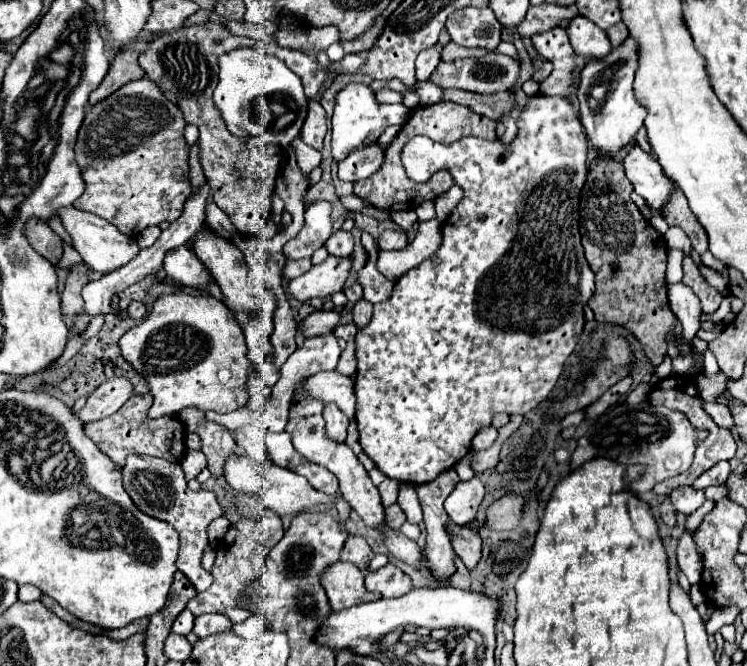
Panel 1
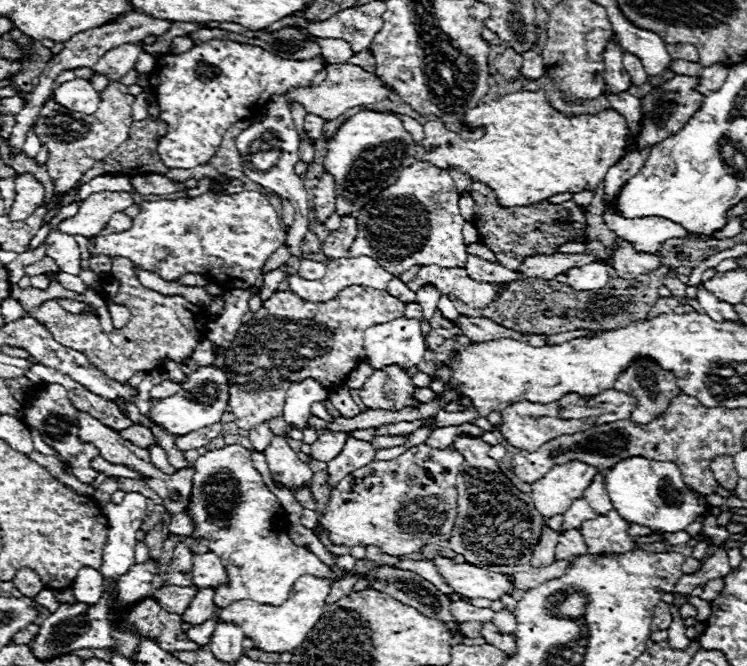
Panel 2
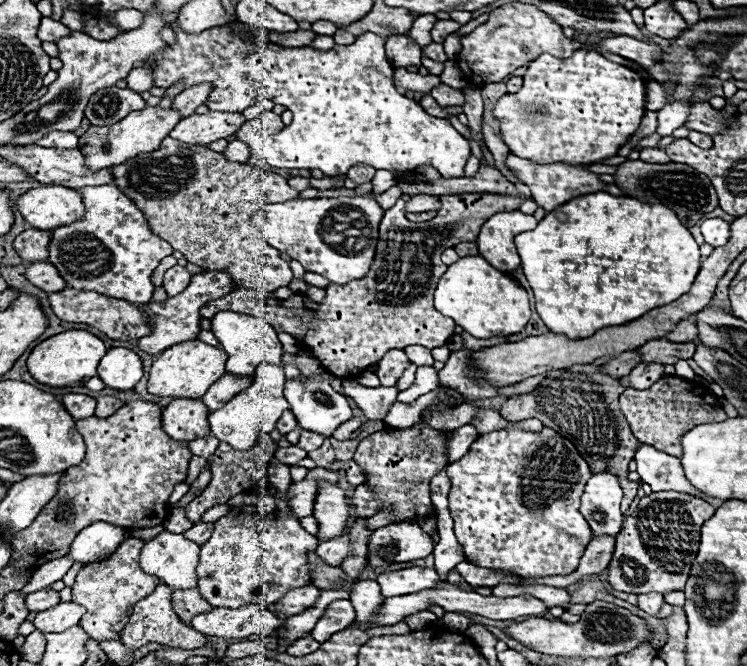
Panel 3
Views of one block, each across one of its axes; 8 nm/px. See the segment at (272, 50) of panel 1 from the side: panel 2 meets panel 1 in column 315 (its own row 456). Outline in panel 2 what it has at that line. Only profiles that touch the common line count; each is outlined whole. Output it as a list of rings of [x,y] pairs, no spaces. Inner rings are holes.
[[[48,384],[42,390],[36,390],[34,396],[32,396],[32,402],[24,406],[24,416],[26,416],[26,422],[30,426],[40,430],[44,442],[62,456],[62,462],[66,462],[70,466],[72,474],[80,482],[90,484],[94,481],[97,472],[90,466],[90,462],[98,456],[98,448],[94,444],[80,442],[80,438],[78,438],[78,416],[76,416],[72,402],[68,400],[68,394],[66,394],[64,388],[58,388],[58,384]]]

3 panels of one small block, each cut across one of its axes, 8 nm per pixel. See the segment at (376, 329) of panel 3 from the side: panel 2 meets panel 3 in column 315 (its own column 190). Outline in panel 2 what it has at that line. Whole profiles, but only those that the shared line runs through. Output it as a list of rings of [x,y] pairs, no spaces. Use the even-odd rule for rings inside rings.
[[[124,258],[112,260],[112,270],[108,276],[120,282],[120,290],[114,302],[124,304],[132,312],[130,322],[122,330],[114,330],[106,334],[102,332],[100,320],[96,316],[70,314],[60,306],[56,308],[54,300],[48,300],[42,306],[34,308],[32,316],[36,316],[36,320],[40,320],[44,328],[48,328],[48,332],[52,332],[56,342],[74,348],[78,352],[84,352],[96,368],[100,368],[102,372],[106,372],[108,376],[120,382],[128,380],[134,372],[140,370],[152,372],[156,368],[162,368],[166,358],[174,362],[182,362],[184,358],[192,356],[196,344],[200,344],[200,340],[204,338],[204,326],[208,324],[206,308],[196,306],[182,296],[164,296],[150,288],[144,288],[138,282],[138,276],[134,274],[134,264]]]

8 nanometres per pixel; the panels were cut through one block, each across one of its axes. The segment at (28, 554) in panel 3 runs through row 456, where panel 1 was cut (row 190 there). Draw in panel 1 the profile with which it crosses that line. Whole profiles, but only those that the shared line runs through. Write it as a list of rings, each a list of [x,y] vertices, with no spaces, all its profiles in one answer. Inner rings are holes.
[[[148,78],[124,84],[106,100],[90,106],[78,130],[74,152],[86,184],[84,194],[74,202],[74,206],[106,218],[130,238],[136,238],[144,228],[158,226],[164,220],[174,222],[182,214],[184,202],[192,194],[188,180],[188,146],[184,140],[182,112],[178,112],[178,106],[166,100],[160,88]]]

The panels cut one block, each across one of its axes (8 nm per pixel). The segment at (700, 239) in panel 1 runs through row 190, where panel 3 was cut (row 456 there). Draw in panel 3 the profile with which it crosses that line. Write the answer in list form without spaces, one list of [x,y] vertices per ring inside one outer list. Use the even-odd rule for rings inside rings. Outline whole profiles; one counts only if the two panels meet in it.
[[[666,374],[662,380],[654,382],[646,390],[626,388],[620,396],[620,410],[624,412],[632,434],[642,444],[650,444],[660,452],[666,452],[676,458],[682,456],[682,432],[688,432],[696,424],[712,424],[728,418],[710,388],[694,380],[684,380],[670,374]]]

